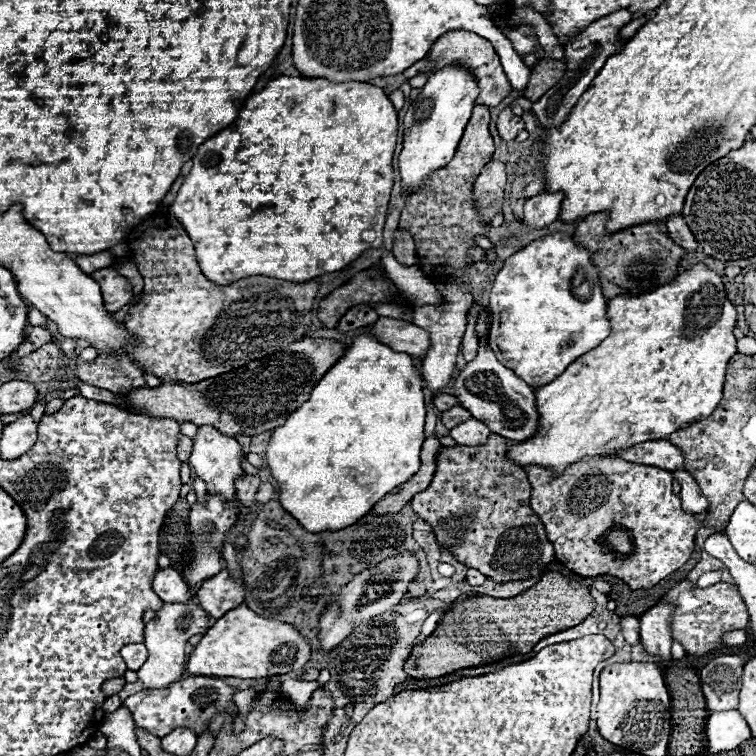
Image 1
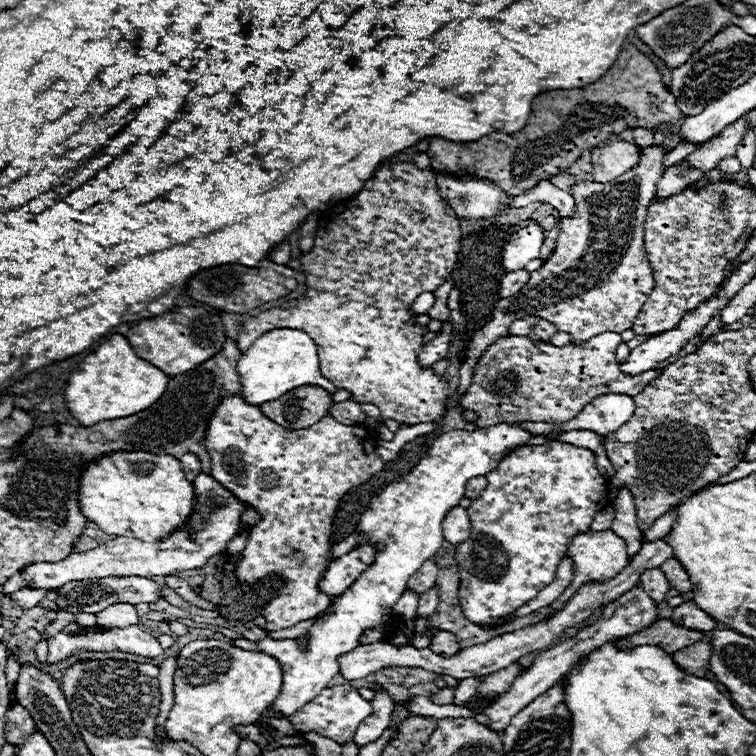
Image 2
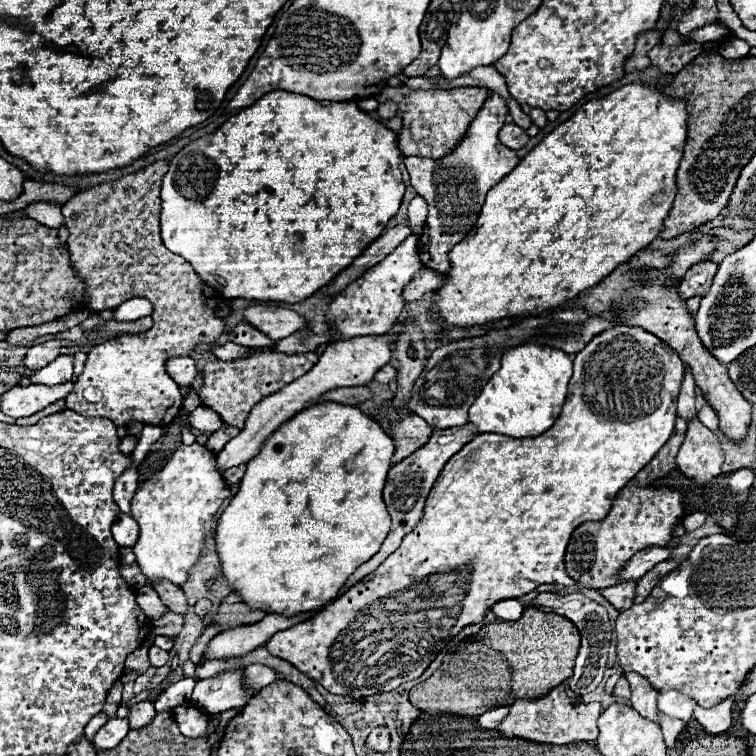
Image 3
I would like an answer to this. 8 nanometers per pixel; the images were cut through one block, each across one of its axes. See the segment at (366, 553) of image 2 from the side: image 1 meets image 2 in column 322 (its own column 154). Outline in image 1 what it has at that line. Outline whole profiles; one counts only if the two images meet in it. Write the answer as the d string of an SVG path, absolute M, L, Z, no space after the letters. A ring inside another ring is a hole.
M158 568L158 572L154 574L152 590L164 602L186 602L186 600L190 600L188 586L184 584L178 570L174 570L174 568Z

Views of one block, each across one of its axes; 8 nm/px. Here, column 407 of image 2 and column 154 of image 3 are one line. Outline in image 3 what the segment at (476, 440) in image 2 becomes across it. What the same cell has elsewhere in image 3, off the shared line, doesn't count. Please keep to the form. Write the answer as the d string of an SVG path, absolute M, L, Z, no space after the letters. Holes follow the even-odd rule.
M202 444L178 446L170 462L136 490L130 502L132 518L140 526L134 554L150 586L158 580L182 586L188 580L188 570L202 558L206 538L214 536L214 516L228 496L230 488L216 468L216 456Z

